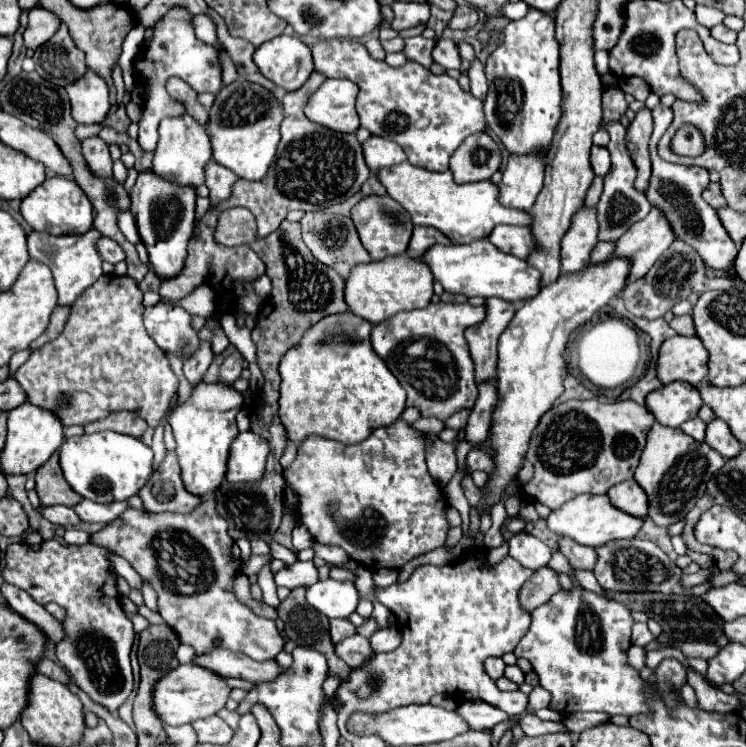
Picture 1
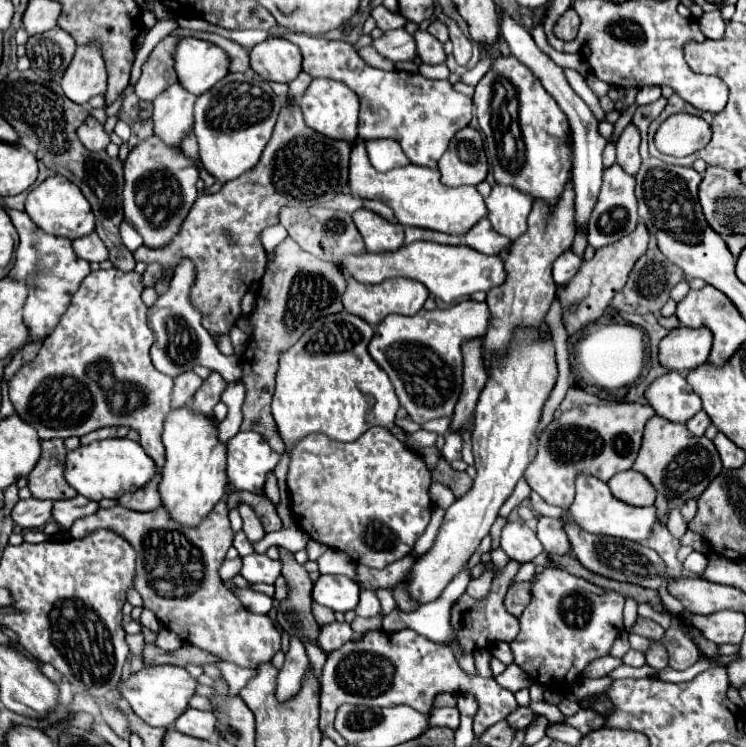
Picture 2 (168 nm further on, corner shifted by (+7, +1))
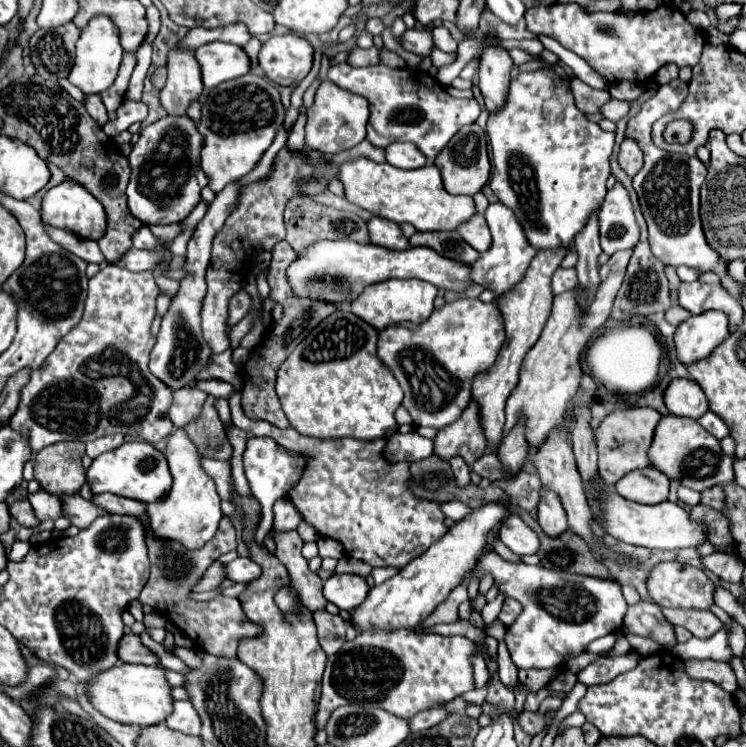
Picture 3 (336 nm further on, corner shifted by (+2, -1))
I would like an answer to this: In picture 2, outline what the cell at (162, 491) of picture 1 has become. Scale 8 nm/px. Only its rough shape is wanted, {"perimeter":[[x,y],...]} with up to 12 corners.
{"perimeter":[[90,273],[10,379],[40,439],[126,423],[158,473],[172,377],[140,273]]}

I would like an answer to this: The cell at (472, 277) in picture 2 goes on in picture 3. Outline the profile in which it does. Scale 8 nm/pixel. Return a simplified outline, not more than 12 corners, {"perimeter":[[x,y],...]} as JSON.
{"perimeter":[[313,241],[289,267],[295,297],[353,303],[421,279],[463,291],[469,265],[425,247]]}

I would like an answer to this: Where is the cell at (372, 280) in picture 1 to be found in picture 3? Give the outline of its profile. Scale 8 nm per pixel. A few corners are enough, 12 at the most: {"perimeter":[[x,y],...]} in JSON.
{"perimeter":[[421,279],[369,285],[351,311],[381,331],[427,321],[437,287]]}

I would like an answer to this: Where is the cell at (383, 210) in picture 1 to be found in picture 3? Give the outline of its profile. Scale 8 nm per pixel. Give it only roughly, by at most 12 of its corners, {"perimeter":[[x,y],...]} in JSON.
{"perimeter":[[371,217],[369,235],[373,245],[403,251],[409,239],[397,223]]}

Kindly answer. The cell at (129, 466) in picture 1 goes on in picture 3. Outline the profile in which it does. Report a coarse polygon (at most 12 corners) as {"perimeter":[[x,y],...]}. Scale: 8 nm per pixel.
{"perimeter":[[147,441],[93,459],[93,493],[141,503],[169,495],[167,459]]}

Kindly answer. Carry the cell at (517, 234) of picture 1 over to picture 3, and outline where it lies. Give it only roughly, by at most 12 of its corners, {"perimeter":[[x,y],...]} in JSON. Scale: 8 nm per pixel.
{"perimeter":[[473,215],[457,233],[479,253],[489,249],[491,233],[483,215]]}

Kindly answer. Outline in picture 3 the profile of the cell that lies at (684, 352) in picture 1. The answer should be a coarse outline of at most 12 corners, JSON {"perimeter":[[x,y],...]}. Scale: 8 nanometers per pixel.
{"perimeter":[[723,311],[691,315],[677,327],[681,363],[707,357],[729,335]]}

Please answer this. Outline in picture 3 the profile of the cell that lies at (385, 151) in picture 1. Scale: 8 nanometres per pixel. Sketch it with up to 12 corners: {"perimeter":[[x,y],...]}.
{"perimeter":[[393,143],[387,163],[399,169],[427,165],[427,157],[413,143]]}

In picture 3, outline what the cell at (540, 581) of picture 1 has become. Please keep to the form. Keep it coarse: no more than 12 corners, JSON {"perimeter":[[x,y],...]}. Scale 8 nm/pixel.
{"perimeter":[[505,599],[499,621],[505,627],[521,613],[521,603]]}

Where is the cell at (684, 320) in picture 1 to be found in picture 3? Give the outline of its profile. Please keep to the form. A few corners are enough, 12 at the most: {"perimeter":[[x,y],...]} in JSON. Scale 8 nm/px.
{"perimeter":[[673,305],[665,319],[671,325],[681,325],[691,317],[689,311]]}

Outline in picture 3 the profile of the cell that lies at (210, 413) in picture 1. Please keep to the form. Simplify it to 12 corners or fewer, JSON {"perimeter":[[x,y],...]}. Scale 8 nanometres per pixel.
{"perimeter":[[185,429],[167,441],[173,489],[147,505],[153,537],[201,549],[221,499]]}

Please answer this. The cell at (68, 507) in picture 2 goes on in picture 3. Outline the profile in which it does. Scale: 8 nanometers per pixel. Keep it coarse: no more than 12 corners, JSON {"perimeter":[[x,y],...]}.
{"perimeter":[[43,489],[27,495],[39,521],[61,517],[59,497]]}

